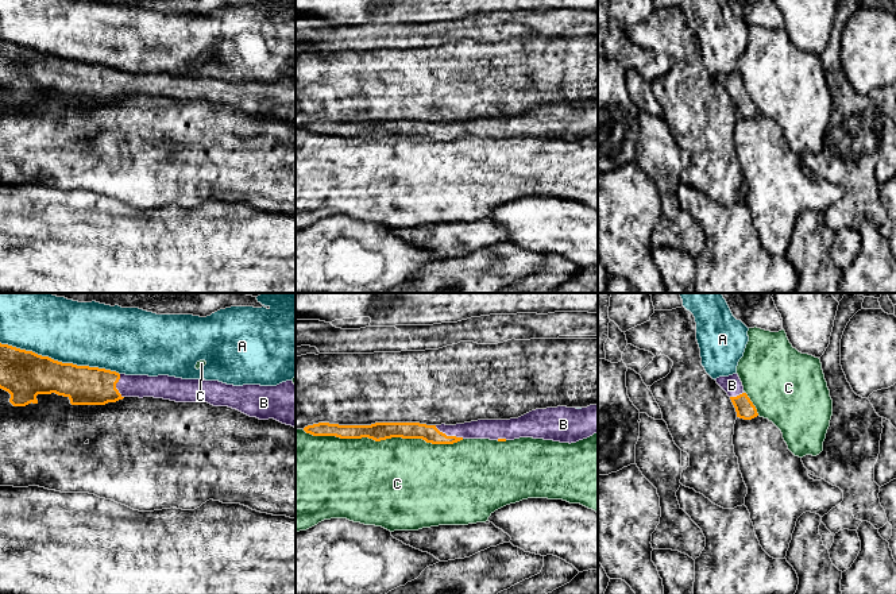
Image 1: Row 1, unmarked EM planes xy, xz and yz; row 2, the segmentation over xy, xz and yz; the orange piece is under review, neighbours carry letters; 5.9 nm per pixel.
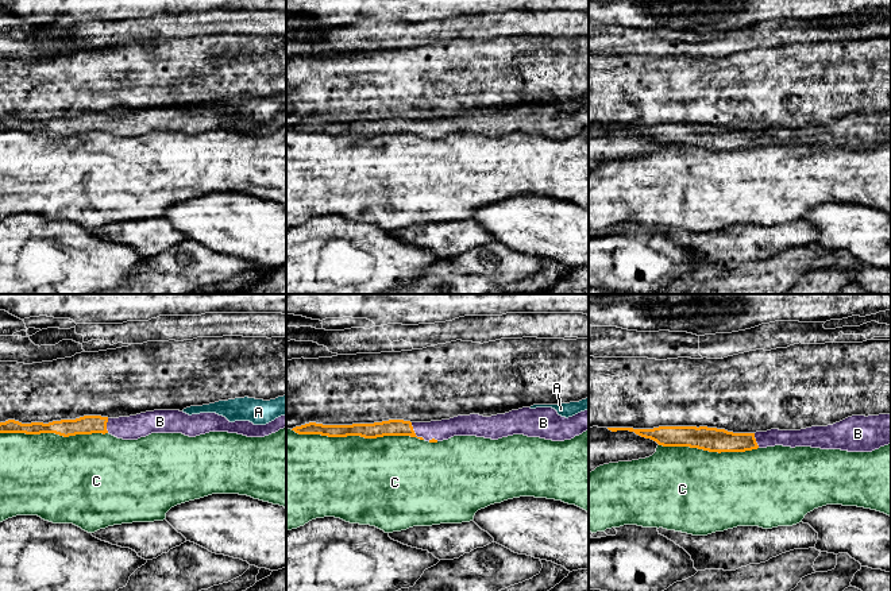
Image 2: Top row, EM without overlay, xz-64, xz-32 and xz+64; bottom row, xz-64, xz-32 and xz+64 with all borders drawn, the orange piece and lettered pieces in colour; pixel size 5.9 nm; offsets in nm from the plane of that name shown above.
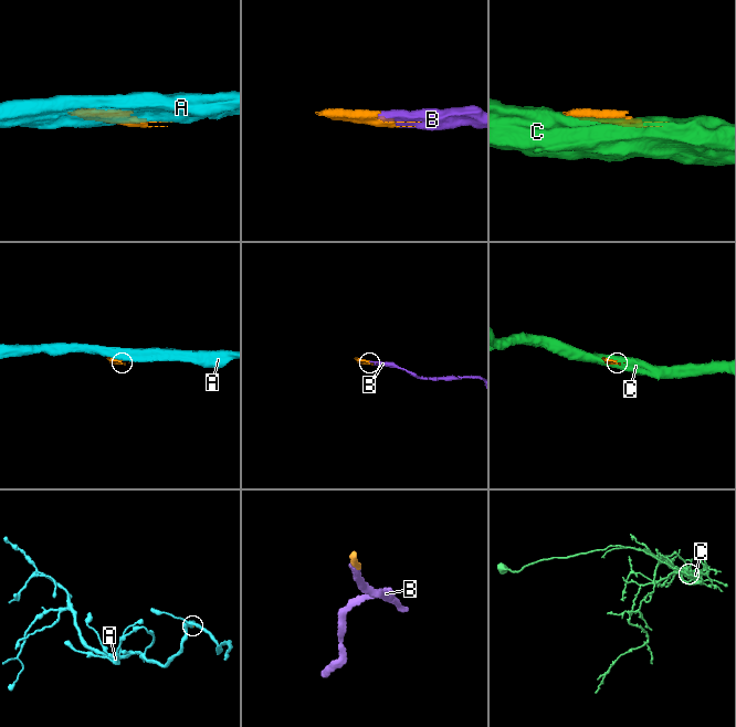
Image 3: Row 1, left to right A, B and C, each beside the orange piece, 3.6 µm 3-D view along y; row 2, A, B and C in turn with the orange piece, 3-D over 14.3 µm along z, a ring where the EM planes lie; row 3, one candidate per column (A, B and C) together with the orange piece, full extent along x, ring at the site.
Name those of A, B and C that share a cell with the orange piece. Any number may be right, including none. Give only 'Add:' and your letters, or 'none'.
Add: B

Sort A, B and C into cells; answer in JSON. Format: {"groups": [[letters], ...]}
{"groups": [["A"], ["B"], ["C"]]}

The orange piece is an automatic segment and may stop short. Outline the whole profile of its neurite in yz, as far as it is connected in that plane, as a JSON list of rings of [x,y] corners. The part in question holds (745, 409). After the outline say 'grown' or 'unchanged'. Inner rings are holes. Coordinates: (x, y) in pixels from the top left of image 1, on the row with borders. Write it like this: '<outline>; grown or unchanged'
[[[738,374],[719,377],[715,381],[730,397],[735,408],[737,417],[744,420],[752,420],[758,416],[756,406],[744,392],[744,386]]]; grown

